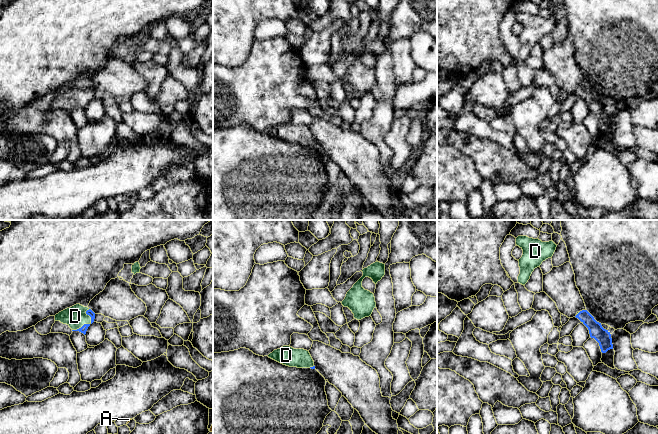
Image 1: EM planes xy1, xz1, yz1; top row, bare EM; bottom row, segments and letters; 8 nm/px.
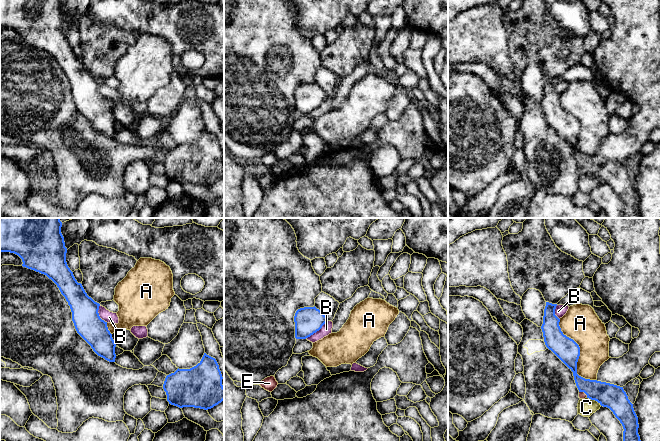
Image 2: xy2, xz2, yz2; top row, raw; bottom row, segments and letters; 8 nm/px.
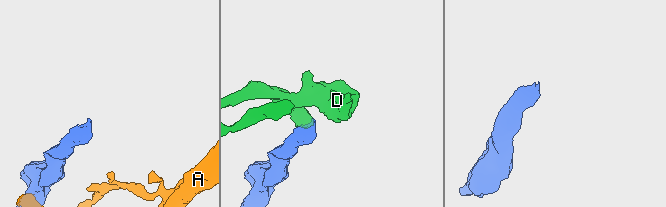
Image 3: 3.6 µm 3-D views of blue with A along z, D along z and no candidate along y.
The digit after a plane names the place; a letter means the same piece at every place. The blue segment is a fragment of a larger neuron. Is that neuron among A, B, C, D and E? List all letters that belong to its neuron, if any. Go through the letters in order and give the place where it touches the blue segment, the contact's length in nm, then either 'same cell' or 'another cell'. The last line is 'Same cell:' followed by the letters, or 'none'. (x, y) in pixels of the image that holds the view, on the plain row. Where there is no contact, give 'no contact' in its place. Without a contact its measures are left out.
A: contact yz2 (579, 130); length 550 nm; another cell
B: contact xz2 (316, 107); length 240 nm; another cell
C: contact yz2 (594, 175); length 140 nm; another cell
D: contact xy1 (88, 100); length 220 nm; same cell
E: contact yz2 (584, 168); length 90 nm; another cell
Same cell: D

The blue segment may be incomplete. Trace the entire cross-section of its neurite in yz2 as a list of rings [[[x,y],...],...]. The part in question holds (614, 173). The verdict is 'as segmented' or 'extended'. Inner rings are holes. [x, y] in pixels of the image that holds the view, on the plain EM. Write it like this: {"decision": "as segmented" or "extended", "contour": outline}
{"decision": "as segmented", "contour": [[[546,78],[544,85],[541,105],[546,123],[573,148],[579,168],[584,168],[587,174],[597,177],[613,188],[623,202],[623,218],[641,218],[638,210],[638,193],[623,163],[585,155],[577,150],[580,123],[561,107],[560,95],[555,91],[556,82],[557,80]]]}

